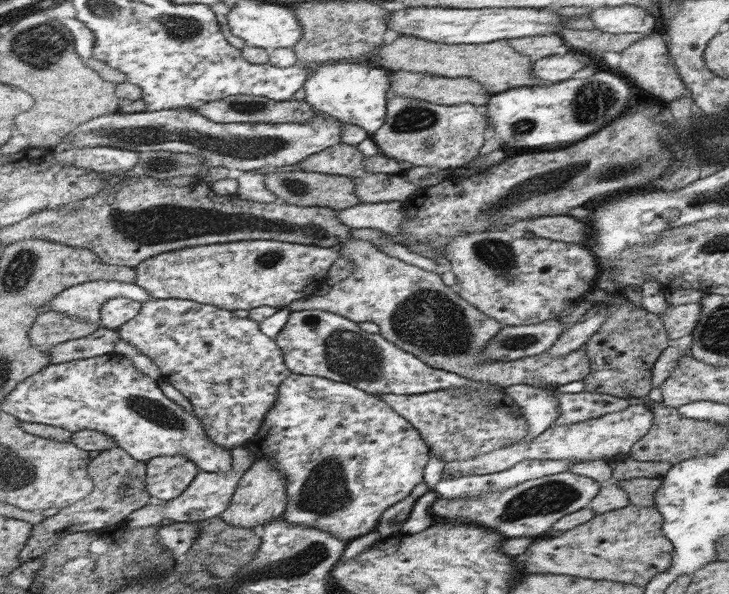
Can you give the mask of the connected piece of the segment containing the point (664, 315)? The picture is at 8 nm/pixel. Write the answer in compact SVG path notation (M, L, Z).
M702 302L670 305L660 313L659 320L666 329L668 338L677 340L694 332L702 316Z

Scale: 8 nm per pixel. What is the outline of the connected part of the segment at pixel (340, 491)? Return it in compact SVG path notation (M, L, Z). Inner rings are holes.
M290 373L286 380L282 381L282 388L280 389L280 397L278 397L278 404L274 405L274 409L270 409L262 429L258 431L256 437L250 439L245 446L250 450L254 450L258 454L258 458L270 458L276 460L278 470L282 470L282 474L286 476L286 496L288 496L288 503L286 503L286 510L283 513L286 522L290 525L299 525L310 529L315 529L322 532L327 532L333 538L341 539L342 541L353 541L357 537L369 534L375 530L378 521L384 516L384 511L389 509L392 505L398 504L404 497L410 496L412 488L422 482L424 478L424 466L428 462L428 447L420 434L418 429L412 428L413 423L402 418L402 415L384 402L374 394L368 394L366 391L360 390L356 386L347 382L336 382L334 379L322 378L319 376L310 376L303 374Z

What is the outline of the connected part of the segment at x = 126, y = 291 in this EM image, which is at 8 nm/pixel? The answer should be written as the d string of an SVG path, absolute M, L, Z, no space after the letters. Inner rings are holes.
M102 279L64 290L50 303L50 310L82 318L92 325L102 325L104 304L116 297L133 298L143 303L158 299L139 284Z

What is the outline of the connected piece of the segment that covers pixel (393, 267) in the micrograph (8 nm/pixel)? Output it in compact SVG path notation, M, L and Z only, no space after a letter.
M352 238L338 248L342 249L342 257L353 262L352 275L334 284L328 295L298 298L287 306L290 312L320 309L334 311L356 323L374 322L382 336L402 350L417 355L431 367L452 370L462 377L498 384L502 388L520 383L546 383L559 387L583 381L590 373L590 360L585 347L558 358L543 353L527 360L482 362L480 353L484 345L504 328L500 322L465 298L460 298L452 287L444 286L436 273L388 256L368 241Z

